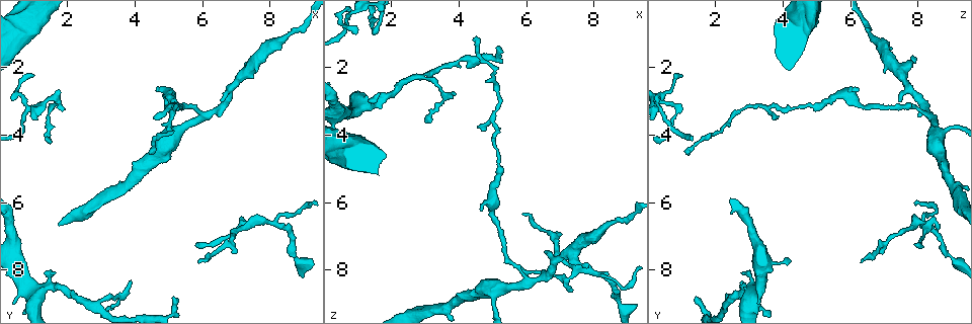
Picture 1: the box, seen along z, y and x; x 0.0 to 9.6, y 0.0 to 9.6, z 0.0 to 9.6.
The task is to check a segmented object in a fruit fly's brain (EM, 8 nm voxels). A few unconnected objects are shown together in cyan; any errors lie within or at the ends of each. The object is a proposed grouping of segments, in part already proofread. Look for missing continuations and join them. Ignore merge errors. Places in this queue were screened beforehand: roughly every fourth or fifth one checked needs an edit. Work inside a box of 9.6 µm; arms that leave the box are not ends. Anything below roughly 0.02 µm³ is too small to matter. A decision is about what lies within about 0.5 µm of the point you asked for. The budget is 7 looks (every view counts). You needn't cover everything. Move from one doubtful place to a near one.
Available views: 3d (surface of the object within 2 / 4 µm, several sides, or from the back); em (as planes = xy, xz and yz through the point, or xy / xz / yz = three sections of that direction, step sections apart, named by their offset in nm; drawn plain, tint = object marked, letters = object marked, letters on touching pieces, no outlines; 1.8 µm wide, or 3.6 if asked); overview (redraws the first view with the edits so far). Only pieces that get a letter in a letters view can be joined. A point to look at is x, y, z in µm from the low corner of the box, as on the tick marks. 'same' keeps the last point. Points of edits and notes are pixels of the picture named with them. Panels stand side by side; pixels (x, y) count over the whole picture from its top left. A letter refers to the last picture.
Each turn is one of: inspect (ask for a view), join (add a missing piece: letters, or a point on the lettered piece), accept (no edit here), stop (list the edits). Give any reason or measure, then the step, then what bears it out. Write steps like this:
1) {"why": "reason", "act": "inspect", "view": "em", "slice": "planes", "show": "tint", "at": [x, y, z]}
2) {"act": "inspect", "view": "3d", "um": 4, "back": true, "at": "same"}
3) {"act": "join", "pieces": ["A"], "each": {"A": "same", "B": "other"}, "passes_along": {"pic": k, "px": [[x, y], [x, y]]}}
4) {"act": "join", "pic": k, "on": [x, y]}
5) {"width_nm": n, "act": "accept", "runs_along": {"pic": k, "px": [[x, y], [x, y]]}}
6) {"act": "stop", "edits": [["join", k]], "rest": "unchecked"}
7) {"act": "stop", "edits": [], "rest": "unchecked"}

{"why": "tapers out", "act": "inspect", "view": "em", "slice": "planes", "show": "letters", "at": [5.15, 8.85, 1.40]}

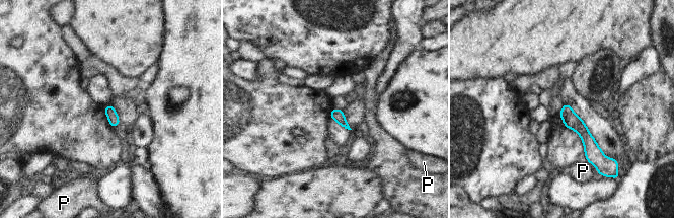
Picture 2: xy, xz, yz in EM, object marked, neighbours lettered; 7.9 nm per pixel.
{"act": "accept", "each": {"P": "other"}, "border": {"pic": 2, "px": [[586, 159], [598, 171]]}, "found": "no lettered piece goes on from it"}

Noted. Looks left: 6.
{"why": "free end", "act": "inspect", "view": "3d", "um": 2, "back": true, "at": [0.95, 2.30, 1.05]}

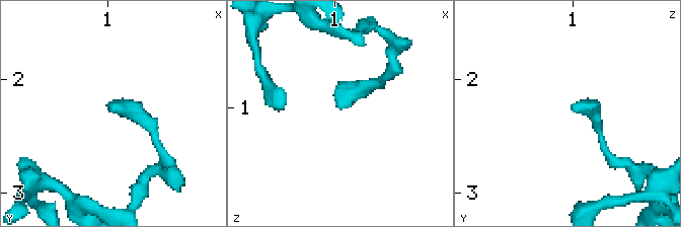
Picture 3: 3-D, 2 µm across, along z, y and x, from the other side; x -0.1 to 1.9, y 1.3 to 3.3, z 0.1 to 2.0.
{"act": "inspect", "view": "em", "slice": "planes", "show": "tint", "at": [0.94, 2.24, 1.04]}

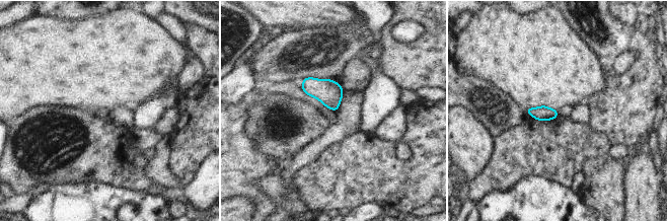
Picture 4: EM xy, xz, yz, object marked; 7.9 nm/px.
{"why": "see the neighbours", "act": "inspect", "view": "em", "slice": "planes", "show": "letters", "at": "same"}

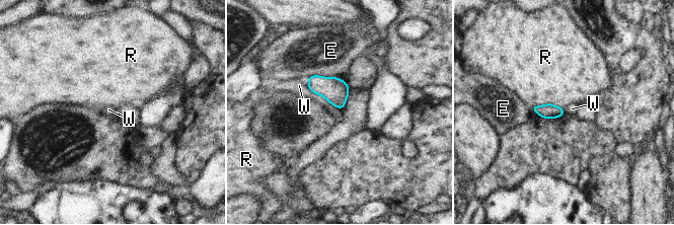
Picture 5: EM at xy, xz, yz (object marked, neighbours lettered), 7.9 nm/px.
{"width_nm": 120, "act": "accept", "each": {"E": "other", "R": "other", "W": "other"}, "border": {"pic": 5, "px": [[307, 77], [311, 91], [342, 109]]}, "found": "none of them fits"}

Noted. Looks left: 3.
{"why": "thin end", "act": "inspect", "view": "em", "slice": "planes", "show": "letters", "at": [7.40, 6.70, 8.60]}

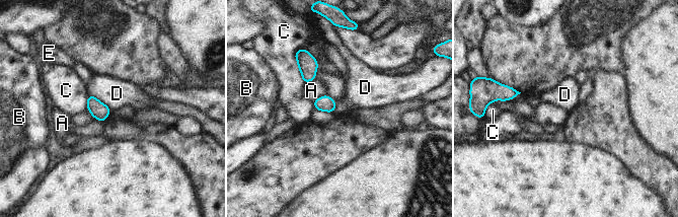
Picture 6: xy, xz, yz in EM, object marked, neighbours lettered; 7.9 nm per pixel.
{"width_nm": 130, "act": "accept", "each": {"A": "other", "B": "other", "C": "other", "D": "other", "E": "other"}, "border": {"pic": 6, "px": [[88, 94], [94, 95], [110, 111]]}, "found": "no lettered piece goes on from it"}

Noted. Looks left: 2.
{"act": "stop", "edits": [], "rest": "unchecked"}

